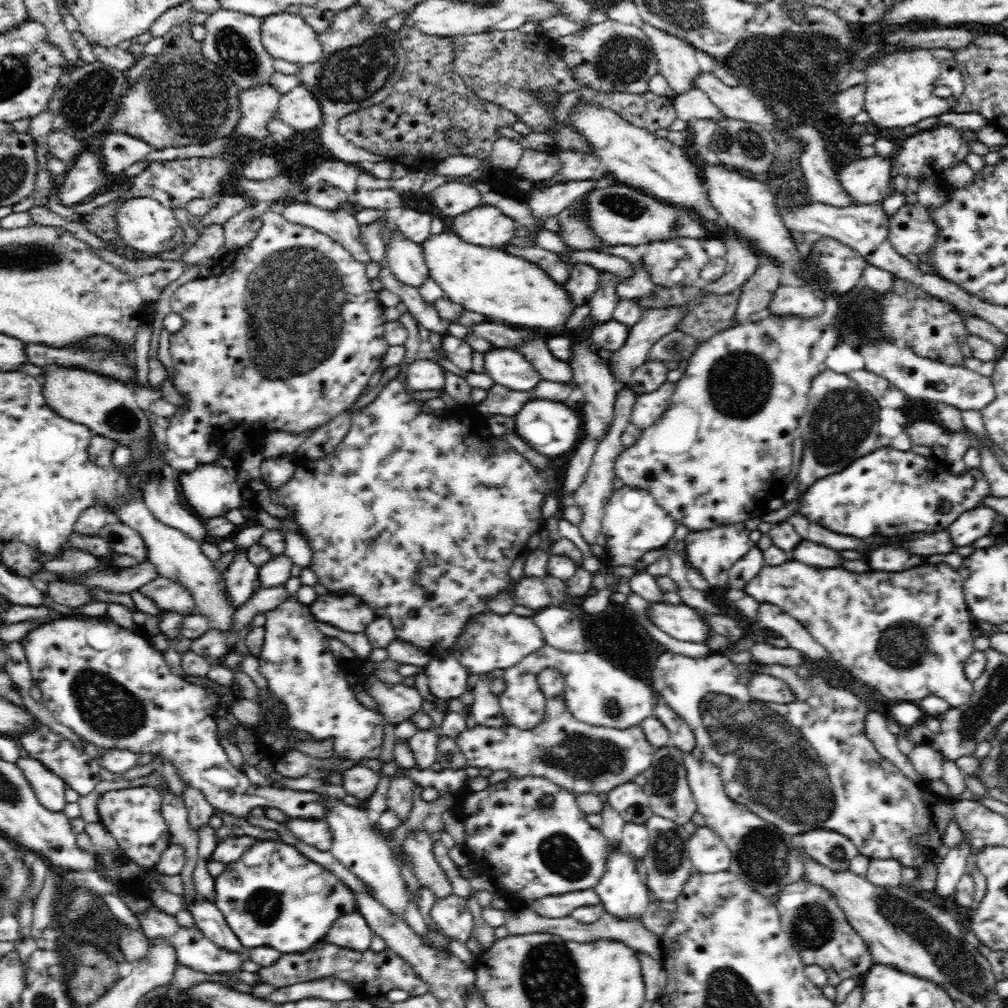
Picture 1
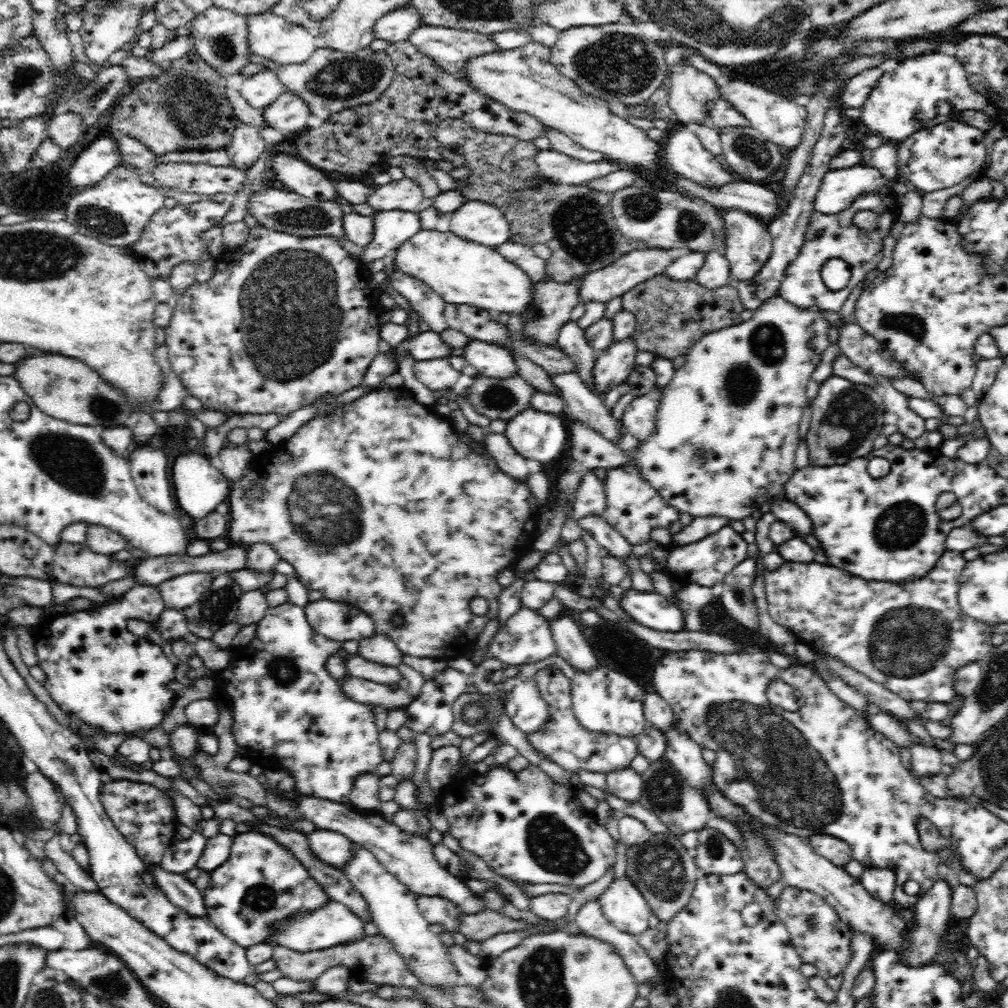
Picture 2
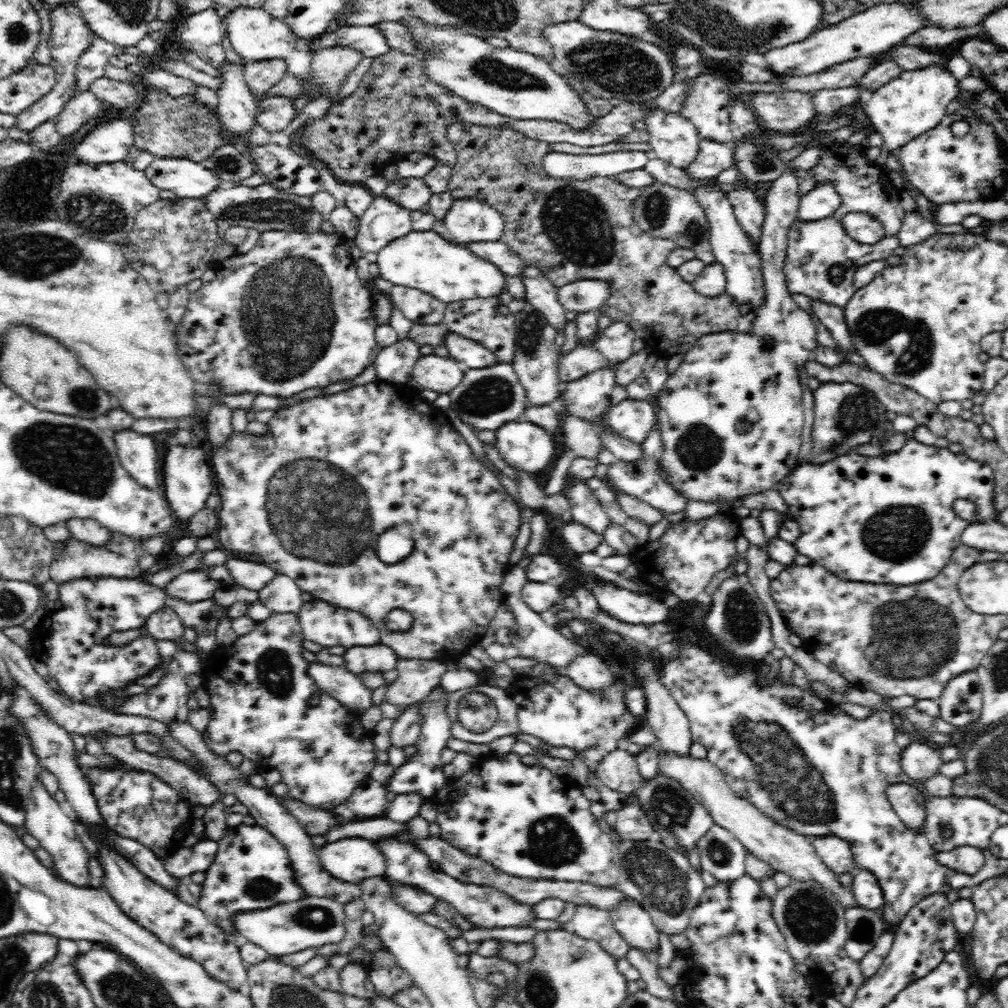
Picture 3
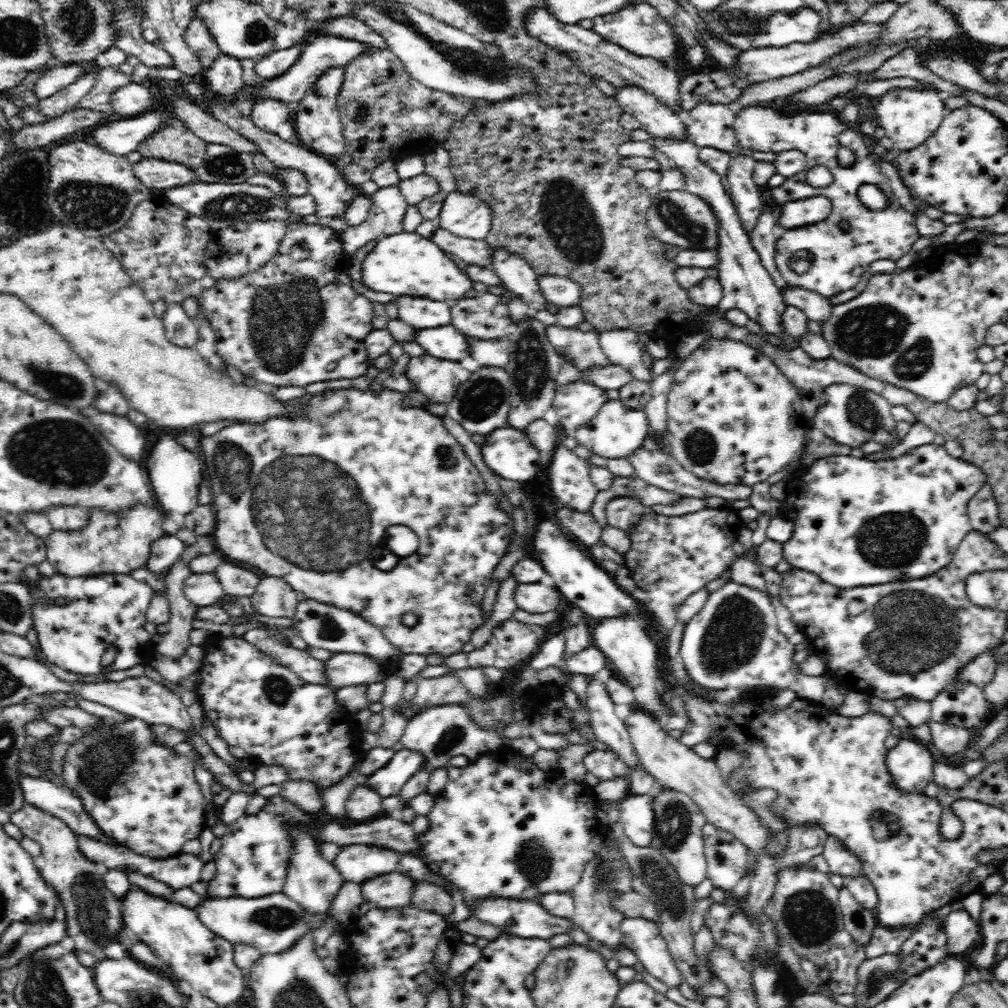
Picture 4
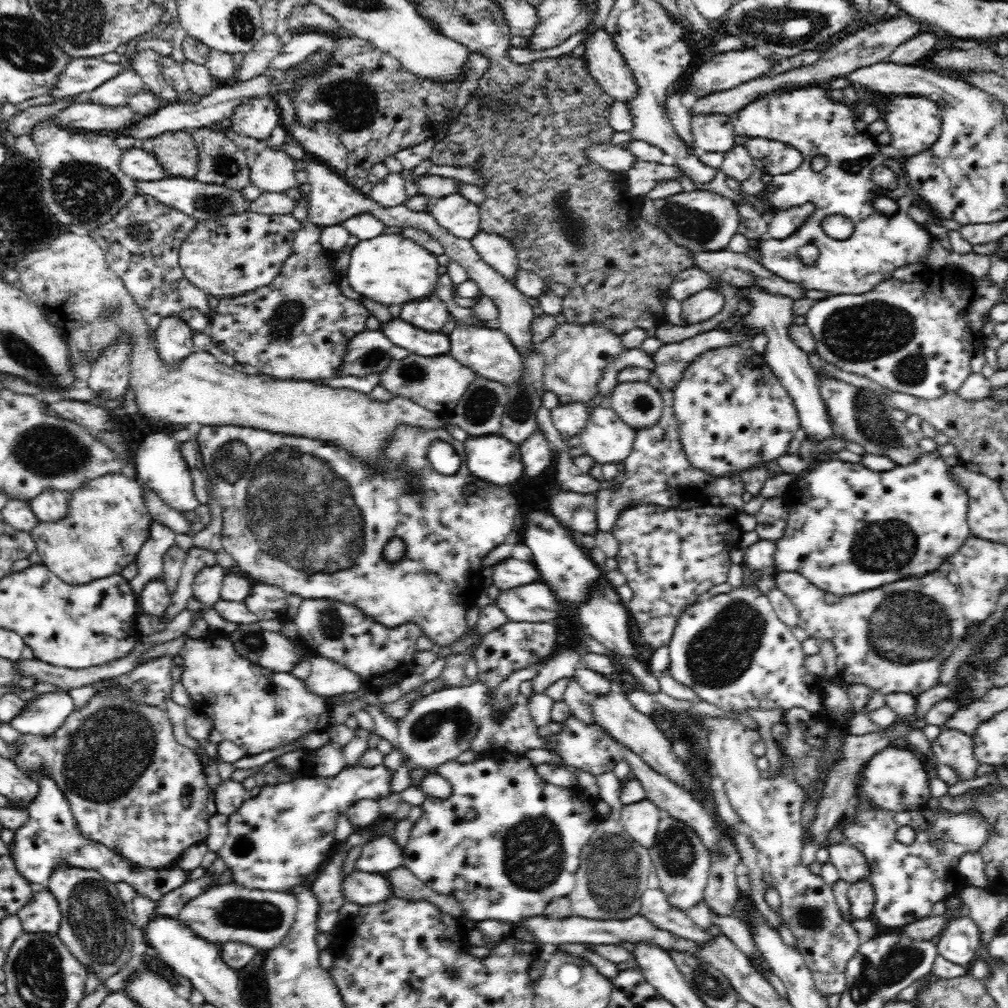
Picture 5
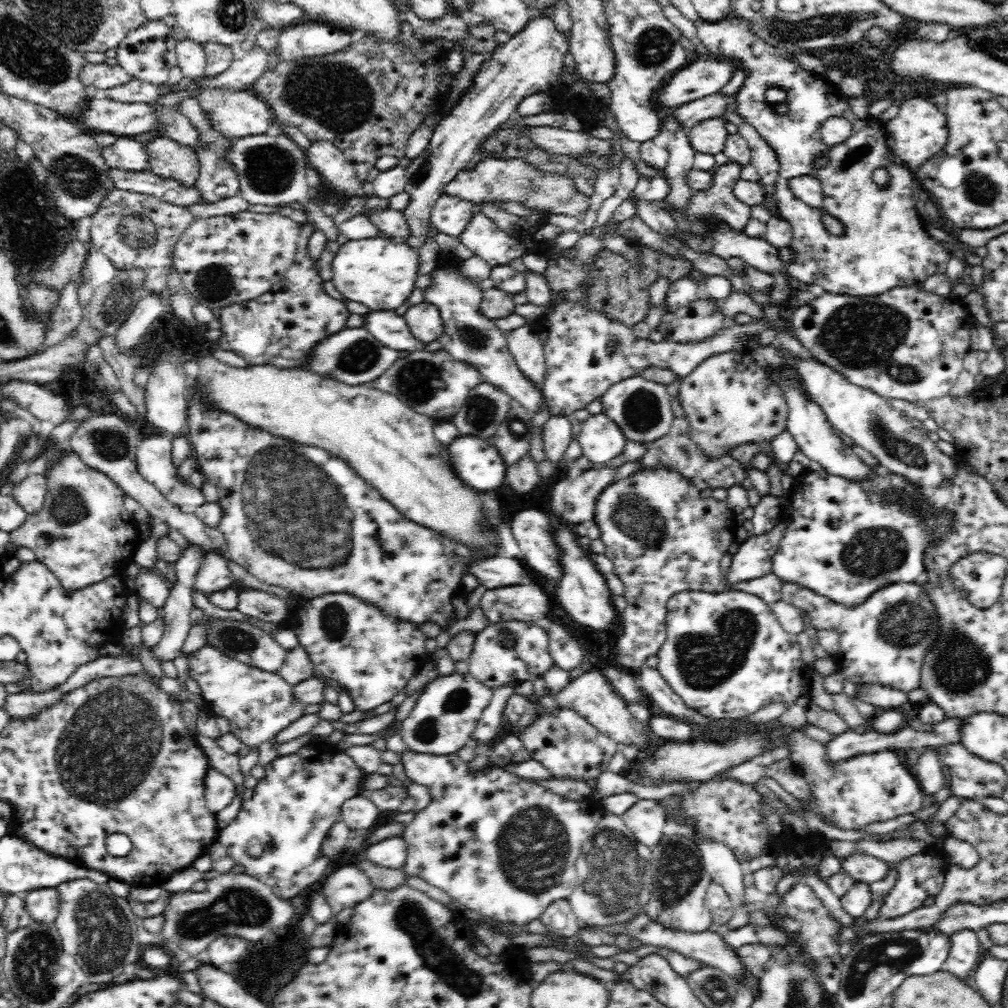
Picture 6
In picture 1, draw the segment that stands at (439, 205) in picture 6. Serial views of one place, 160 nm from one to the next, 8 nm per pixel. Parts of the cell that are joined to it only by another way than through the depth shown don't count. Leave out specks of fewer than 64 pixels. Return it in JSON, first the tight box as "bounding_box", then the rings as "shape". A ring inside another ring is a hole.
{"bounding_box":[453,206,518,248],"shape":[[[496,206],[466,208],[465,214],[453,217],[454,233],[466,243],[486,248],[500,248],[516,237],[518,223]]]}

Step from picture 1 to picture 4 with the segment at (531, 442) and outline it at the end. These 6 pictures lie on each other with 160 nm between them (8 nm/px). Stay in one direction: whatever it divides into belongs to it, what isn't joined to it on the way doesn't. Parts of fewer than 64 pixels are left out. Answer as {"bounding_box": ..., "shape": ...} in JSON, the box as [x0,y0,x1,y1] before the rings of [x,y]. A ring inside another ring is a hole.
{"bounding_box":[480,426,544,488],"shape":[[[510,426],[497,428],[484,436],[485,440],[480,445],[481,456],[484,464],[502,479],[502,483],[508,488],[514,488],[514,482],[524,482],[533,478],[537,471],[544,465],[540,461],[538,451],[530,443],[525,431],[518,431]]]}

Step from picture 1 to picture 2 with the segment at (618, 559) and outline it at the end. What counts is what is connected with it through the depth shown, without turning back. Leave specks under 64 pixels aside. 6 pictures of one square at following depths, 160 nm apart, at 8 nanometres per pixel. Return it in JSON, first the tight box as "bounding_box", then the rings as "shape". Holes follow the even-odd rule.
{"bounding_box":[601,450,681,544],"shape":[[[632,450],[632,458],[628,460],[628,462],[624,462],[624,464],[620,464],[620,466],[616,466],[616,468],[610,468],[606,470],[606,476],[603,480],[603,484],[605,486],[605,493],[607,496],[607,505],[606,510],[601,514],[616,530],[621,532],[621,535],[628,540],[628,542],[633,544],[644,544],[648,540],[650,540],[650,530],[654,528],[654,526],[664,526],[668,527],[672,522],[676,522],[678,520],[678,516],[681,513],[674,506],[670,506],[660,496],[660,493],[648,483],[648,480],[642,477],[642,471],[637,466],[637,462],[633,460],[633,452]]]}

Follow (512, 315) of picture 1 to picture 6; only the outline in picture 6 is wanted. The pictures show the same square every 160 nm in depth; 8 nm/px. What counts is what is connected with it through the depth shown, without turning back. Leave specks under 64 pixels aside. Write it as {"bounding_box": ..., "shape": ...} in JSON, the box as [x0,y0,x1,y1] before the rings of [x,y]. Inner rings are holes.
{"bounding_box":[332,237,419,311],"shape":[[[379,237],[348,241],[336,253],[332,262],[333,286],[343,297],[364,304],[371,311],[394,311],[415,289],[419,254],[401,241]]]}

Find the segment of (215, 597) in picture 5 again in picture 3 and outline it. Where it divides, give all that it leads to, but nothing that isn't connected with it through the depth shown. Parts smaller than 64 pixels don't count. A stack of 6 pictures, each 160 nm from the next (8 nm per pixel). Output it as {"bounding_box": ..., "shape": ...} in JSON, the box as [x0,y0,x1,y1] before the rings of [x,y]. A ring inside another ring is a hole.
{"bounding_box":[164,568,221,603],"shape":[[[198,568],[195,571],[179,574],[164,589],[172,598],[197,603],[212,599],[221,586],[221,582],[210,578],[206,571]]]}

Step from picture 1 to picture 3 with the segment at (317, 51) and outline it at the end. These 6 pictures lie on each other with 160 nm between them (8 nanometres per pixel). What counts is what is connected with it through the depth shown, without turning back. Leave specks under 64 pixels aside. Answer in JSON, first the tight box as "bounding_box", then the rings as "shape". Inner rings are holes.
{"bounding_box":[222,6,313,84],"shape":[[[238,6],[228,10],[225,18],[222,18],[222,24],[225,24],[224,32],[232,48],[242,59],[246,61],[260,61],[280,58],[286,61],[288,74],[298,79],[298,84],[310,83],[309,72],[313,54],[310,50],[302,52],[296,50],[298,37],[292,33],[292,29],[282,21],[282,19],[272,16],[263,7],[250,8],[249,6]]]}

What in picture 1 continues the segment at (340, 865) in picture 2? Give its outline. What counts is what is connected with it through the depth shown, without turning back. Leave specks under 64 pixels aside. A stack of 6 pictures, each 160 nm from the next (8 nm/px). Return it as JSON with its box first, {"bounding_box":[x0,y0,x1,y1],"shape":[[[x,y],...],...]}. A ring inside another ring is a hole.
{"bounding_box":[287,818,334,852],"shape":[[[294,818],[290,819],[287,827],[302,843],[306,842],[324,852],[331,849],[334,834],[325,820],[297,820]]]}

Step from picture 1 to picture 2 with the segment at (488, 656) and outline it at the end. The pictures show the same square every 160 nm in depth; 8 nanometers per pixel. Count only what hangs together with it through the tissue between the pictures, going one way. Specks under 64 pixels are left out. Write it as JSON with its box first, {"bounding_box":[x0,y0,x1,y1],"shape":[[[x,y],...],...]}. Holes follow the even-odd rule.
{"bounding_box":[489,606,558,666],"shape":[[[520,606],[518,612],[500,625],[489,649],[489,657],[496,656],[508,666],[510,664],[528,664],[558,655],[557,643],[553,637],[552,621],[543,617],[539,611],[527,606]]]}

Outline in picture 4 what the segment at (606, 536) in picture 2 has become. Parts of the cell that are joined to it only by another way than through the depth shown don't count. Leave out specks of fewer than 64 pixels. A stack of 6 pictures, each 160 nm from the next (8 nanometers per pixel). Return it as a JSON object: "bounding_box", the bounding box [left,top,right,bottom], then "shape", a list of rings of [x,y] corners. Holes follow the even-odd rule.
{"bounding_box":[546,433,598,512],"shape":[[[563,433],[561,434],[560,444],[554,448],[553,456],[546,465],[550,469],[551,489],[554,496],[562,501],[563,506],[579,510],[580,512],[589,512],[598,489],[591,483],[589,478],[588,465],[586,465],[587,460],[578,457],[574,451],[561,443],[564,435]]]}

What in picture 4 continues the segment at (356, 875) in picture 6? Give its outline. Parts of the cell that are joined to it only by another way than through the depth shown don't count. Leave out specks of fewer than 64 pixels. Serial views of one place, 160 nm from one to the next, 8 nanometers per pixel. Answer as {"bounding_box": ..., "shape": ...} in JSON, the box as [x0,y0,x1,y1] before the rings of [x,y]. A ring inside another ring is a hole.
{"bounding_box":[360,871,414,909],"shape":[[[396,871],[360,882],[362,897],[380,909],[400,908],[412,902],[414,879]]]}

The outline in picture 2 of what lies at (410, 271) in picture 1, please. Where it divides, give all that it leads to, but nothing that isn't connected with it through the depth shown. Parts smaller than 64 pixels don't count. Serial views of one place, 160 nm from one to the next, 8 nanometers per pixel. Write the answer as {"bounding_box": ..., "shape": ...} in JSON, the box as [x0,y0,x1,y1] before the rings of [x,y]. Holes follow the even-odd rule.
{"bounding_box":[390,272,449,333],"shape":[[[397,272],[391,279],[390,288],[407,300],[409,308],[419,320],[428,324],[430,331],[440,333],[449,328],[443,313],[447,302],[426,283]]]}

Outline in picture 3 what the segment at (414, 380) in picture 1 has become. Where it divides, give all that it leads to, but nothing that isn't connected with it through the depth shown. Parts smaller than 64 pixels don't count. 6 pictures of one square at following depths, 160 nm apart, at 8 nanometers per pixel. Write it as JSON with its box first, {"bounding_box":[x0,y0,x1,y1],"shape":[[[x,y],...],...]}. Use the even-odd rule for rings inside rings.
{"bounding_box":[411,353,465,394],"shape":[[[431,353],[416,360],[411,376],[423,389],[449,394],[462,382],[465,370],[457,360]]]}

